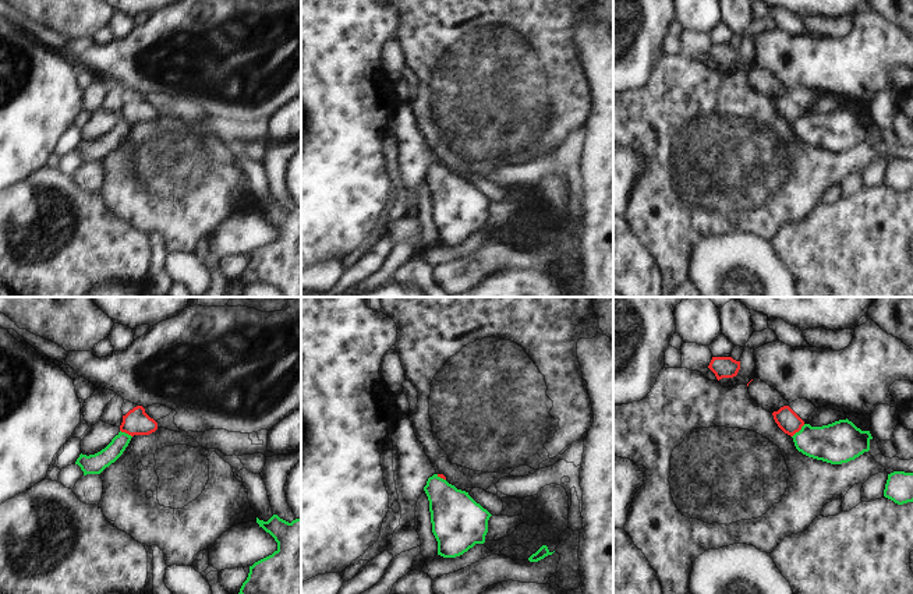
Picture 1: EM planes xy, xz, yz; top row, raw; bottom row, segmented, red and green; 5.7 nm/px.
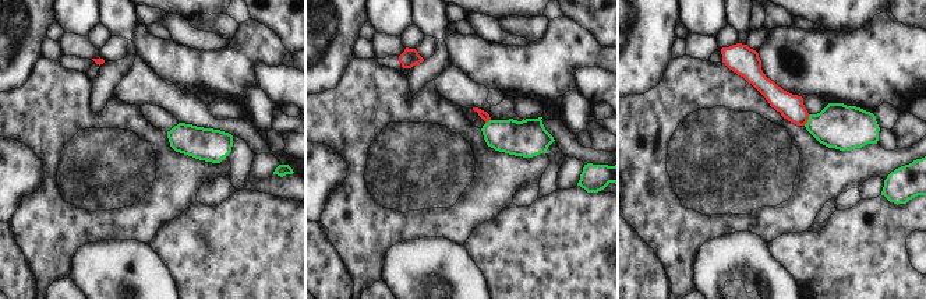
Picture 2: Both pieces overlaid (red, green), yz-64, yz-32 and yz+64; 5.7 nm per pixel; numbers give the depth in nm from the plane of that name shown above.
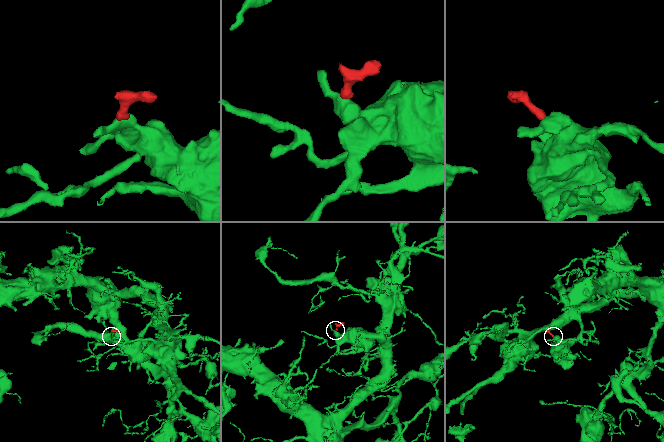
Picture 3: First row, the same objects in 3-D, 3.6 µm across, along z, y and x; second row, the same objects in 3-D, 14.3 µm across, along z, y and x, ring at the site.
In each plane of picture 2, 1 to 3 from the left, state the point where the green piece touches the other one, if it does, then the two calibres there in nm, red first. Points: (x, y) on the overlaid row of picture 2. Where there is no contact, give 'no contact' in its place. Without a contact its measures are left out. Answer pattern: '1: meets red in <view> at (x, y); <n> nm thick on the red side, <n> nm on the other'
1: no contact
2: meets red in yz-32 at (487, 122); 50 nm thick on the red side, 220 nm on the other
3: meets red in yz+64 at (808, 119); 140 nm thick on the red side, 260 nm on the other

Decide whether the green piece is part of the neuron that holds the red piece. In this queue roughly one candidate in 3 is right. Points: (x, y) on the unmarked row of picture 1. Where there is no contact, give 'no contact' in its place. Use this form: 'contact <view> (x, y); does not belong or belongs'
contact yz (798, 119); does not belong

